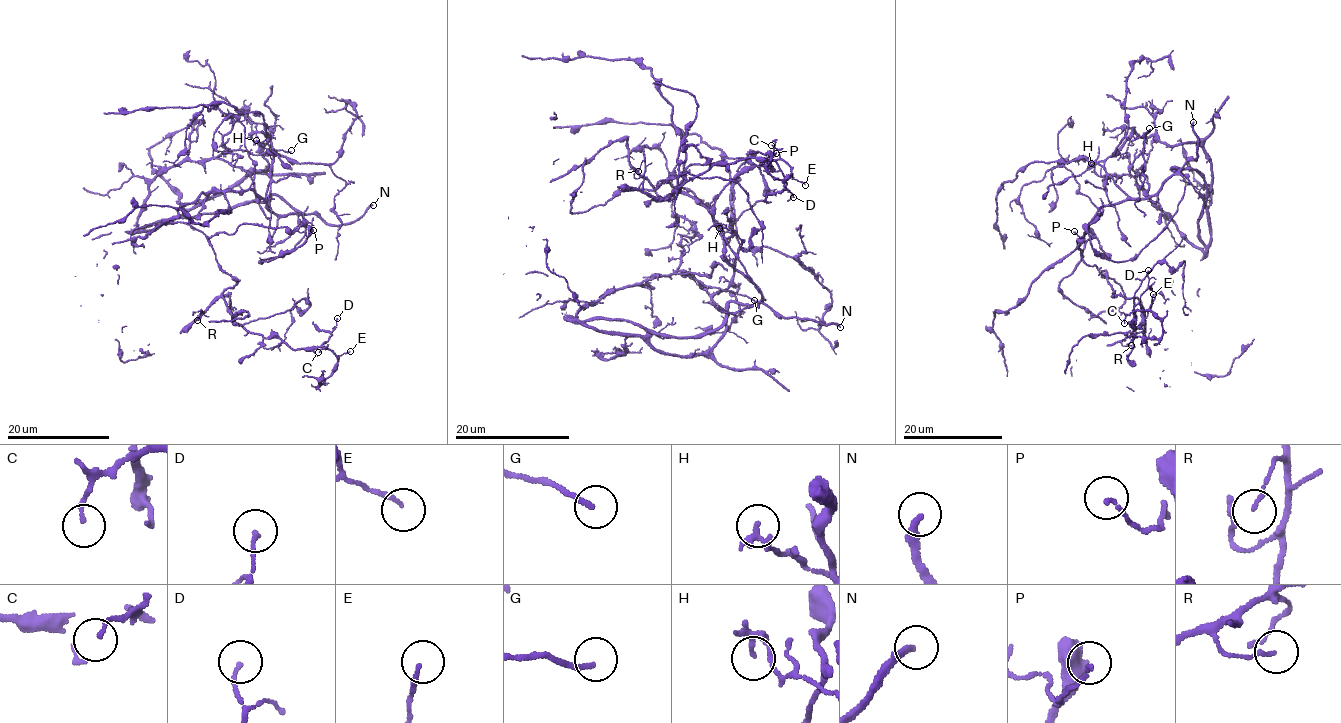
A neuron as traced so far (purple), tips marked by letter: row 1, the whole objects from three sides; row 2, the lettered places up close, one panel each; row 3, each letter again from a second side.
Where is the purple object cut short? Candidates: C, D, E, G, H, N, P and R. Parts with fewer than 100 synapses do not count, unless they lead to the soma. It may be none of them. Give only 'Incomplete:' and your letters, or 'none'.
Incomplete: N, P

